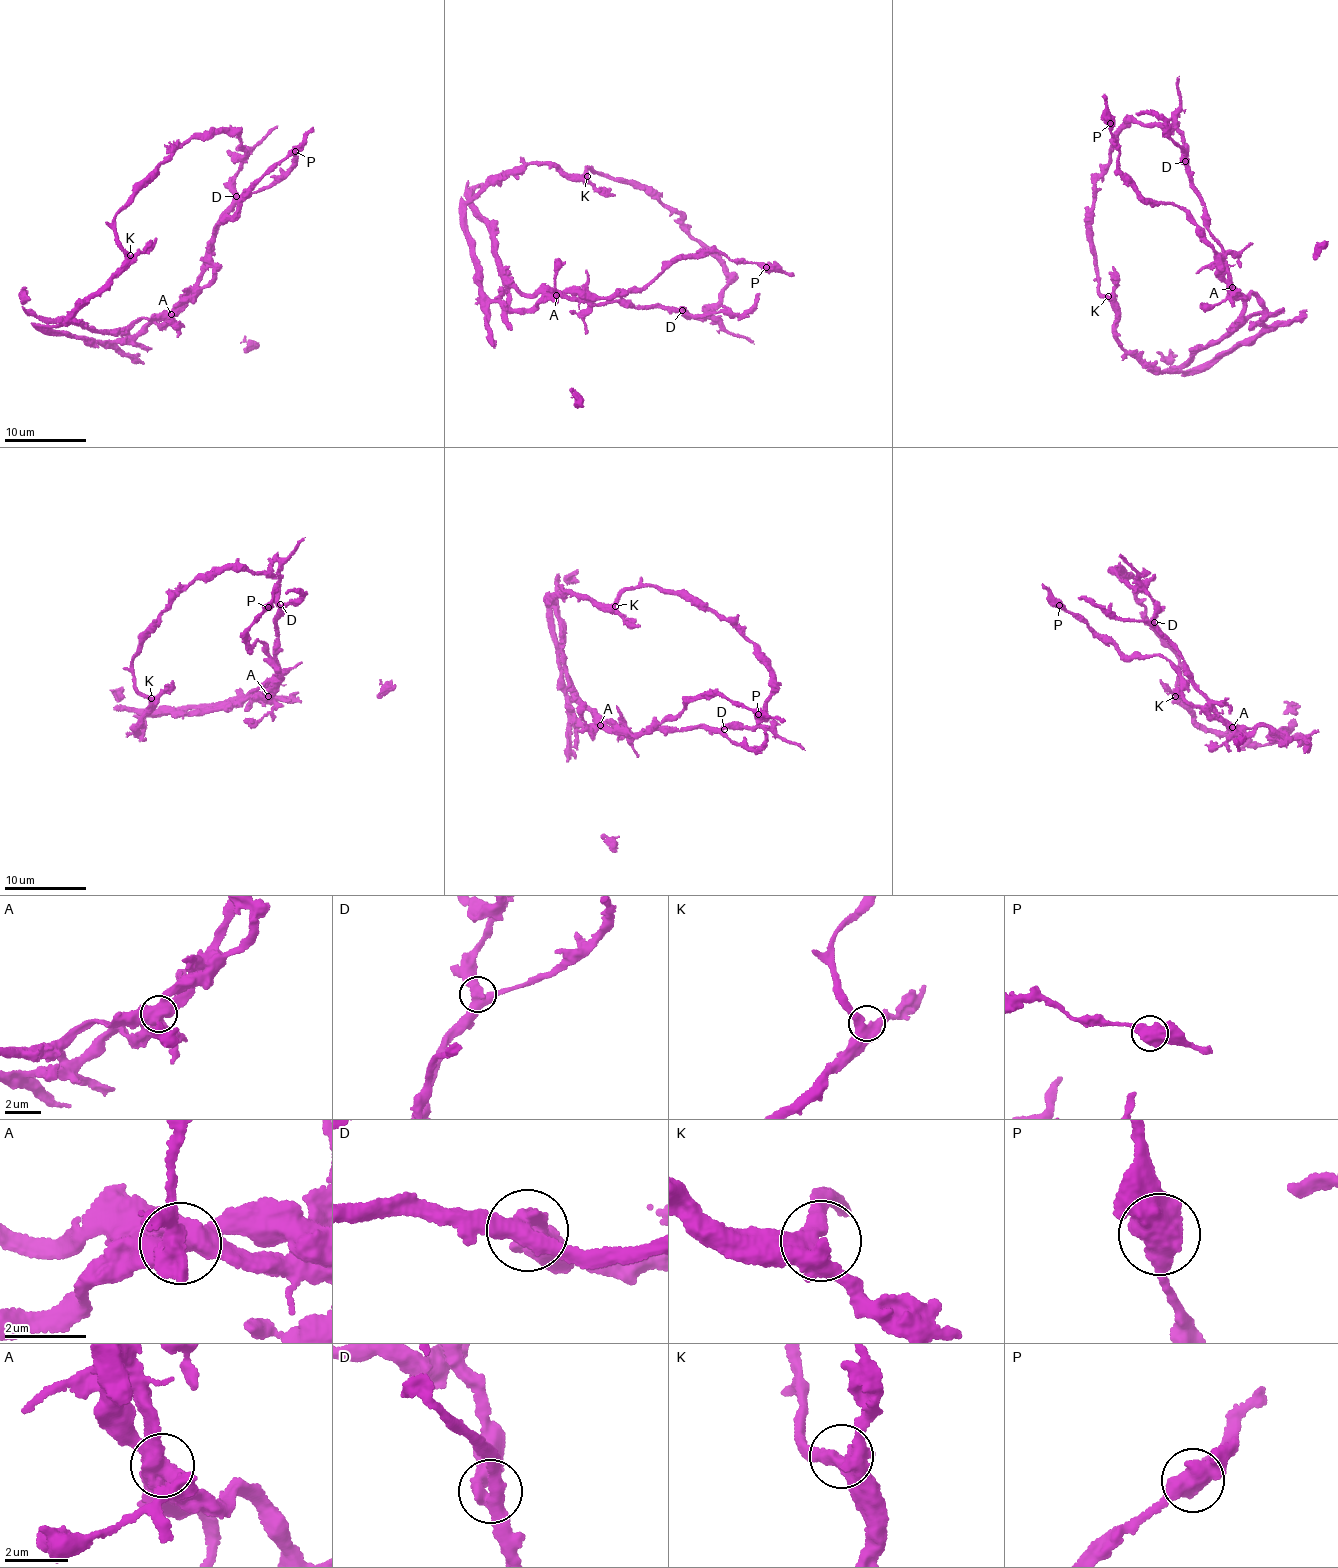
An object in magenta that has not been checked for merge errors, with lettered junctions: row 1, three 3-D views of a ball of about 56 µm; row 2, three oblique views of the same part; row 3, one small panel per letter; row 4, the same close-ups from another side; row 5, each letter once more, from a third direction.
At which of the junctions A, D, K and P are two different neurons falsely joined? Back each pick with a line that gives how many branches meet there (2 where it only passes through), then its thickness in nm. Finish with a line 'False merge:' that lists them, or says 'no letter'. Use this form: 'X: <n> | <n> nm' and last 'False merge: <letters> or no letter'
A: 3 | 600 nm
False merge: A

